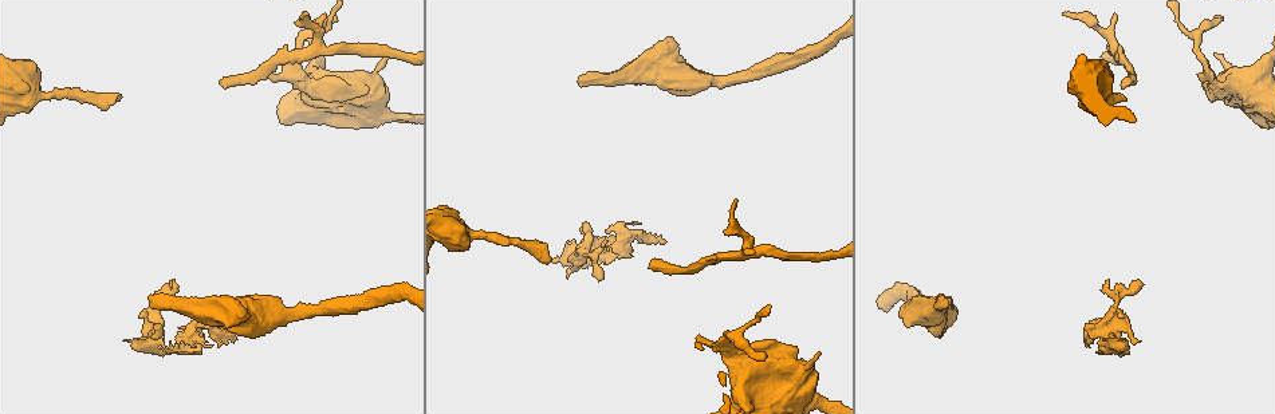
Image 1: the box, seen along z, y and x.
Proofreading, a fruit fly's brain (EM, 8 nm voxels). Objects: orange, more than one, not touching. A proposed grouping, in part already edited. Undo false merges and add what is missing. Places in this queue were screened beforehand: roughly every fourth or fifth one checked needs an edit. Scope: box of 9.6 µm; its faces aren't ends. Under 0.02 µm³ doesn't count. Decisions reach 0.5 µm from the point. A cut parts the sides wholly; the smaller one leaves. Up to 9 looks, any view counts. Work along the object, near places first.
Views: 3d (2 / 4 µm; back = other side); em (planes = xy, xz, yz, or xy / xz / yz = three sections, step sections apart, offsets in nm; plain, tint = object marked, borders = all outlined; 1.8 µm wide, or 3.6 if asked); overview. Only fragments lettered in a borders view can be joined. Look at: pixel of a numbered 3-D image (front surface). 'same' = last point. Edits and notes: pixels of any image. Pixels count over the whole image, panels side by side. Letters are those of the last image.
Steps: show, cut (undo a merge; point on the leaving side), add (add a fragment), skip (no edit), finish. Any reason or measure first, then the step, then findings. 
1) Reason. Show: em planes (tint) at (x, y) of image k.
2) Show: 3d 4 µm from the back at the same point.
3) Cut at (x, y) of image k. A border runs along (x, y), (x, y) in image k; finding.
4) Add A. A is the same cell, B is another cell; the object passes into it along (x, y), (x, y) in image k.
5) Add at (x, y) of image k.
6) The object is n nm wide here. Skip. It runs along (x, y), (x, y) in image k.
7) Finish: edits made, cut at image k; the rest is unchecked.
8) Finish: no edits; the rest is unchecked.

Free end. Show: em xz step 4 (tint) at (220, 83) of image 1.

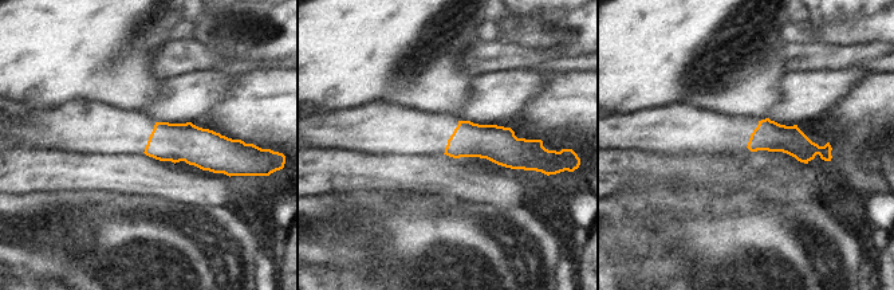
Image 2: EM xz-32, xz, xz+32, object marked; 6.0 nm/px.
Another direction. Show: em yz step 8 (borders) at the same point.

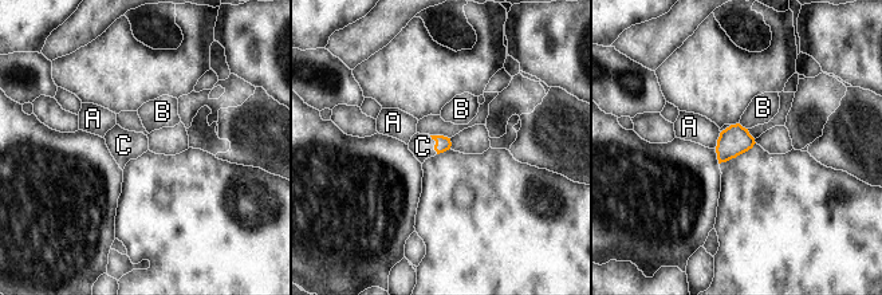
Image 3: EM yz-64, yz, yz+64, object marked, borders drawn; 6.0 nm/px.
Add C. C is the same cell, A and B are other cells; the object passes into it along (443, 144), (434, 145), (421, 145) in image 3; it goes on there.

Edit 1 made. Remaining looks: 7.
Free end. Show: em planes (borders) at (947, 307) of image 1.

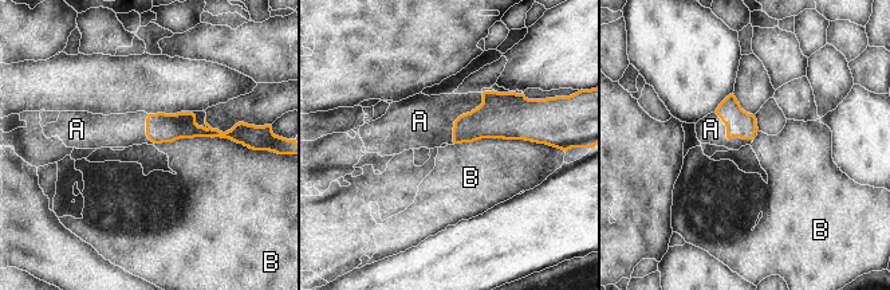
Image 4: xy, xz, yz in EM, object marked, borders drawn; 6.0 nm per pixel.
The object is 160 nm wide here. Add A. A is the same cell, B is another cell; the object passes into it along (504, 116), (463, 114), (422, 121) in image 4; the cell continues.

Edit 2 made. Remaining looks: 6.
Side arm on a straight run. Show: em planes (borders) at (1113, 50) of image 1.

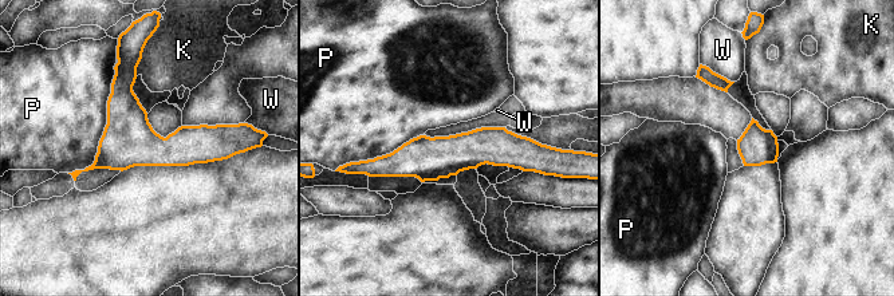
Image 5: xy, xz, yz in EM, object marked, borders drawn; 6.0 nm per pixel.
Skip. K, P and W are other cells; one cell here.

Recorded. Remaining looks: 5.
An open end. Show: 3d 2 µm at (119, 98) of image 1.

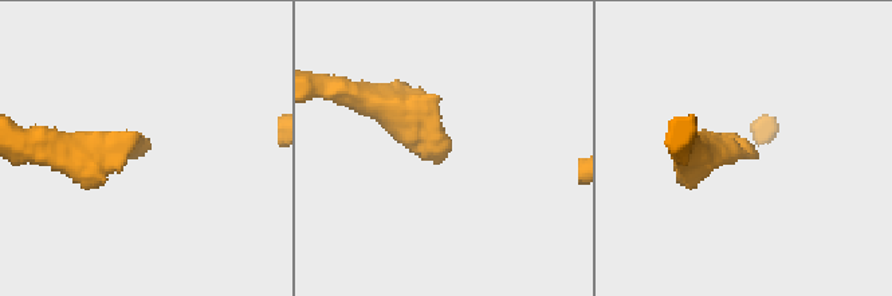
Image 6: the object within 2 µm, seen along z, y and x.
Show: em planes (borders) at (753, 155) of image 6.

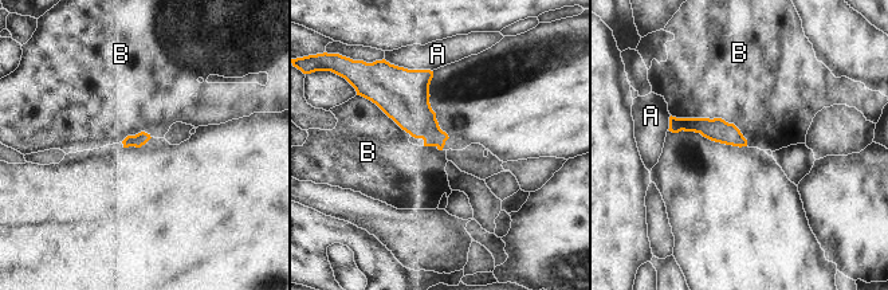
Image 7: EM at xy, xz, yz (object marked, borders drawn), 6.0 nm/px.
The longest contact is with B, 500 nm. Skip. A and B are other cells; it runs along (672, 120), (716, 129), (743, 142) in image 7; no lettered fragment goes on from it.

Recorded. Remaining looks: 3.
Finish: edits made, add at image 3, add at image 4; the rest is unchecked.

